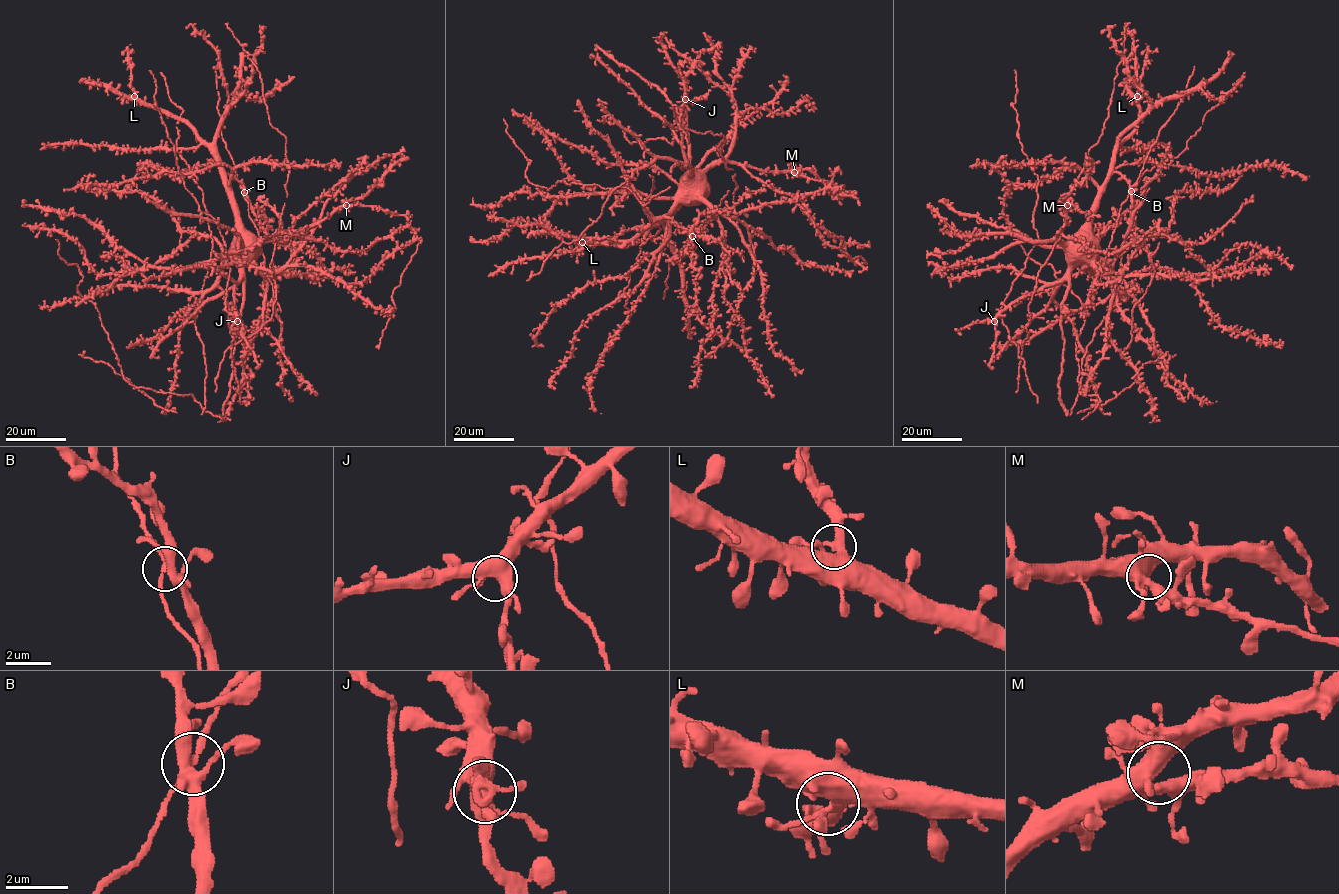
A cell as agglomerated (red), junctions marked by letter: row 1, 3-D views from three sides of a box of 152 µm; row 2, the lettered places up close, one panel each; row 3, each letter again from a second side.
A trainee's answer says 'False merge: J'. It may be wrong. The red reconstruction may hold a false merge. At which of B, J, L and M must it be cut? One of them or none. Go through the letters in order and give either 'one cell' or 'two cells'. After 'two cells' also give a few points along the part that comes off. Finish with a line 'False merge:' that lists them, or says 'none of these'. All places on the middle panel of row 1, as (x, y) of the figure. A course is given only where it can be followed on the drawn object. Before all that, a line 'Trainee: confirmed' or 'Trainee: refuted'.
Trainee: refuted
B: one cell
J: one cell
L: one cell
M: one cell
False merge: none of these

